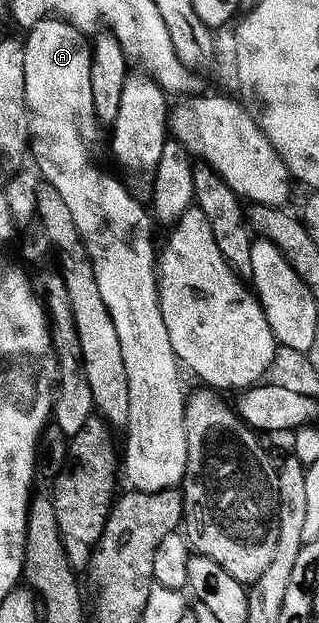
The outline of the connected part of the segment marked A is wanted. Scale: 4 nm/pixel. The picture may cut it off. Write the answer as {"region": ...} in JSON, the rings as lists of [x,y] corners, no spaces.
{"region":[[[48,16],[37,20],[26,31],[27,38],[22,39],[24,48],[24,74],[25,74],[25,104],[28,108],[28,128],[30,130],[29,154],[35,157],[35,166],[39,169],[39,174],[43,177],[42,181],[51,186],[65,200],[69,207],[69,212],[73,220],[77,223],[77,232],[81,232],[81,240],[89,252],[89,260],[93,264],[93,274],[97,276],[97,288],[101,291],[101,300],[105,300],[105,308],[109,308],[109,316],[113,320],[113,328],[117,331],[117,340],[121,343],[121,356],[125,359],[125,376],[129,380],[129,420],[125,427],[127,433],[127,443],[121,446],[121,470],[127,473],[130,489],[144,490],[145,492],[157,492],[158,490],[170,490],[178,487],[182,483],[186,472],[186,440],[185,440],[185,416],[183,415],[183,405],[185,399],[185,389],[179,383],[180,363],[177,361],[173,352],[173,344],[169,344],[169,332],[165,332],[165,324],[161,320],[161,304],[159,303],[159,275],[157,273],[157,242],[151,239],[152,215],[142,206],[140,199],[124,186],[123,179],[119,176],[110,174],[103,167],[103,154],[105,150],[105,134],[103,136],[101,123],[97,112],[93,112],[93,92],[89,85],[89,64],[91,63],[91,48],[84,31],[78,30],[76,26],[71,26],[63,18]]]}

